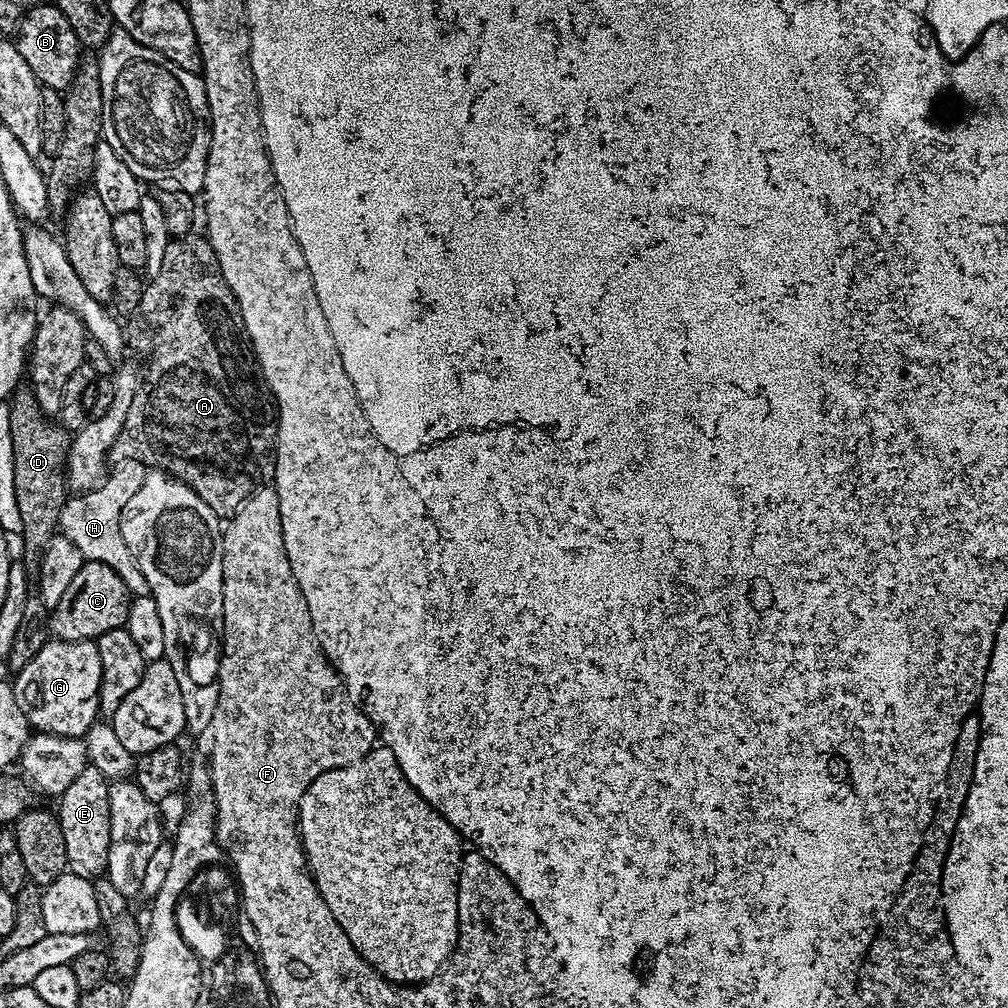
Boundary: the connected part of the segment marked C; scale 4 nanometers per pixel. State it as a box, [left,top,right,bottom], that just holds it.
[46,560,129,640]

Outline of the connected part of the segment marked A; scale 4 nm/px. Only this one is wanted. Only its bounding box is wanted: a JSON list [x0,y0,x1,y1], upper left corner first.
[110,234,277,518]

